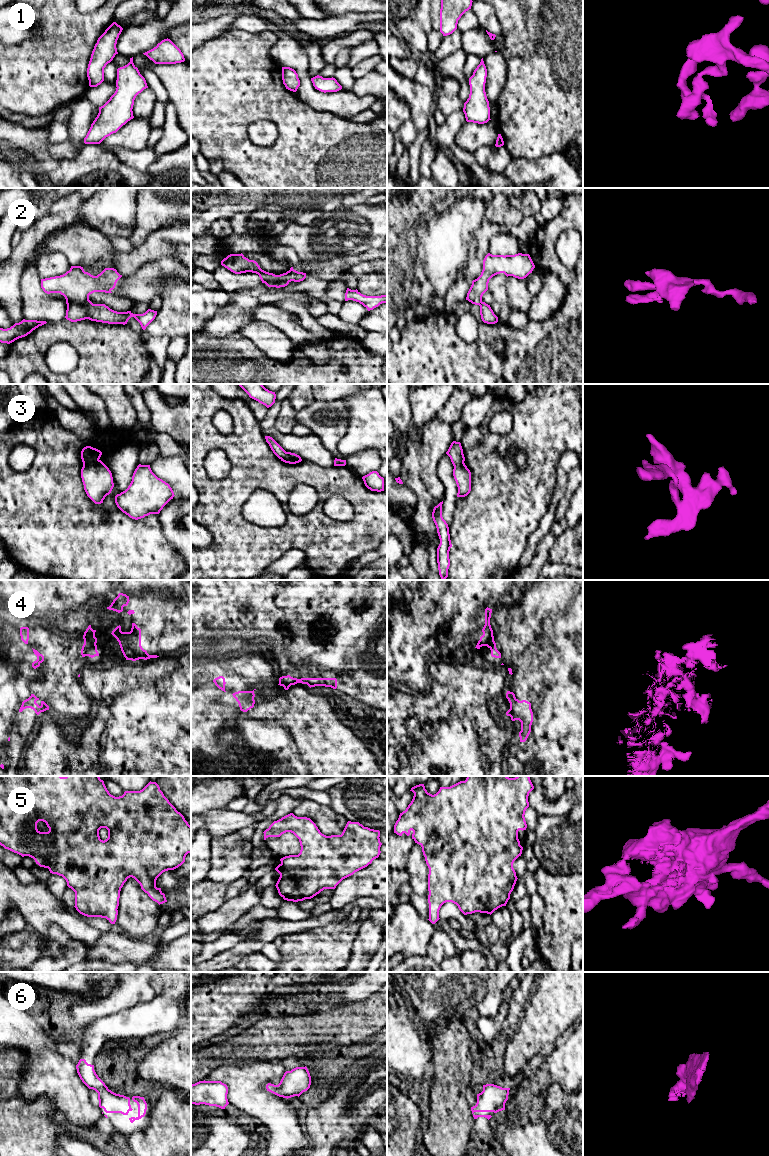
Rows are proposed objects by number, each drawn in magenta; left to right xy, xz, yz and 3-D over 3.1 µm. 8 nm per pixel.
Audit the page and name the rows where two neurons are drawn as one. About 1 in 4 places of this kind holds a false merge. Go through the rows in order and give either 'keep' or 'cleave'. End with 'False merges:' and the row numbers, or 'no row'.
1: keep
2: keep
3: keep
4: cleave
5: keep
6: keep
False merges: 4

